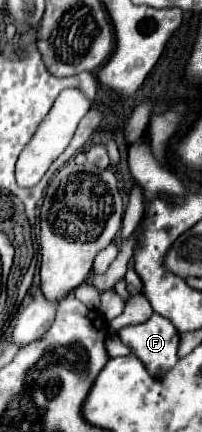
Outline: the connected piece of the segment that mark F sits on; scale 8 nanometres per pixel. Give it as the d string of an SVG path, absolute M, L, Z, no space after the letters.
M157 313L145 323L123 327L117 335L119 341L145 363L155 379L163 379L163 375L179 361L179 333L169 319Z

